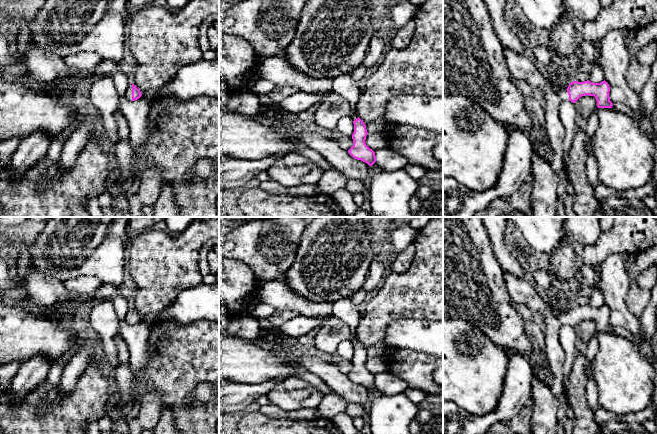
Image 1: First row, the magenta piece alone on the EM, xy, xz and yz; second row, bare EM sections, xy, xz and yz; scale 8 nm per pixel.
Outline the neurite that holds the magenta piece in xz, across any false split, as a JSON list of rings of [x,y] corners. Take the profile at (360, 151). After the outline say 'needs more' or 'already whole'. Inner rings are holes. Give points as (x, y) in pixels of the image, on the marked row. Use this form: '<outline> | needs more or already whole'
[[[345,73],[332,79],[332,92],[344,97],[350,105],[350,117],[353,120],[354,132],[352,134],[353,146],[348,153],[355,159],[372,166],[377,160],[375,152],[366,143],[368,134],[365,123],[357,116],[356,105],[363,92],[358,82],[353,79],[352,73]]] | needs more

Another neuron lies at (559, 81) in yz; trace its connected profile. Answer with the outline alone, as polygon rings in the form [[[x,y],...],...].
[[[559,70],[558,73],[553,75],[553,77],[550,79],[552,87],[555,91],[562,90],[569,86],[571,83],[569,76],[565,73],[563,70]]]

